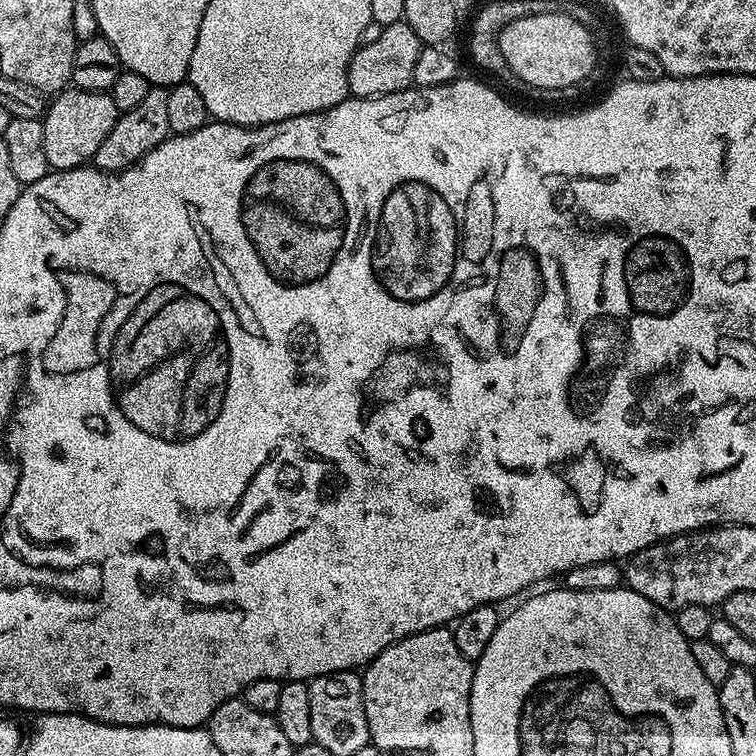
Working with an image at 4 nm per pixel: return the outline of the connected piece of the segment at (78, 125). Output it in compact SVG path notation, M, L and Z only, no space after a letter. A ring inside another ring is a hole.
M69 87L59 93L56 100L47 105L42 117L42 143L46 146L46 162L49 169L65 172L71 168L83 168L94 158L98 146L106 134L114 130L117 110L108 92L87 92L81 88Z

